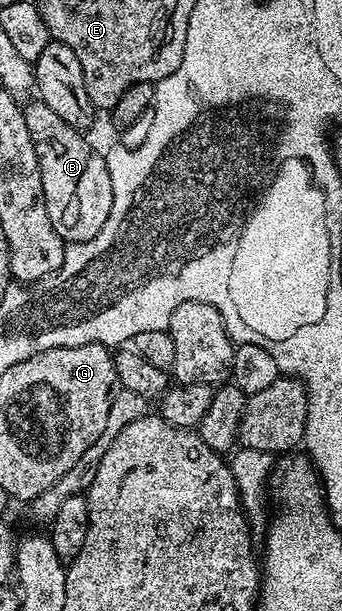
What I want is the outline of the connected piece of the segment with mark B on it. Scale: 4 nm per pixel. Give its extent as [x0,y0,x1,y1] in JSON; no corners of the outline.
[23,100,113,243]

